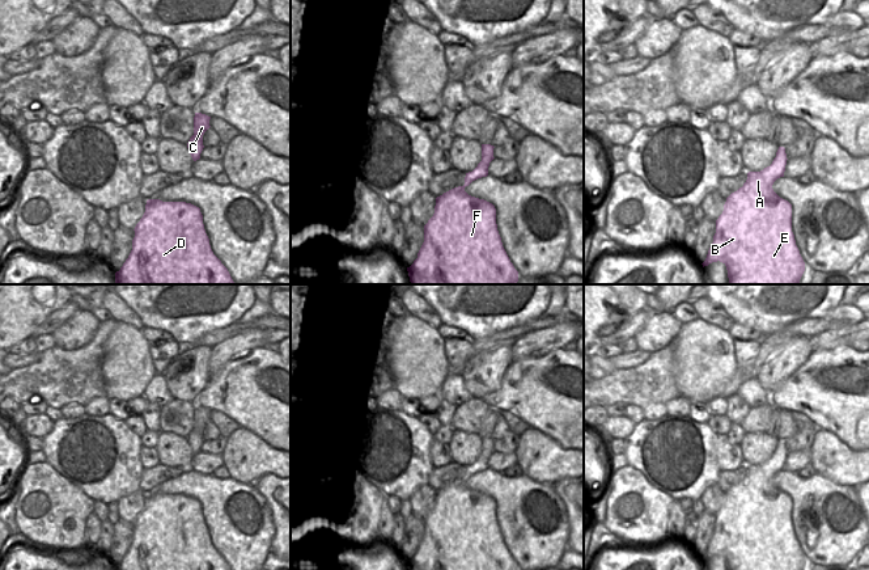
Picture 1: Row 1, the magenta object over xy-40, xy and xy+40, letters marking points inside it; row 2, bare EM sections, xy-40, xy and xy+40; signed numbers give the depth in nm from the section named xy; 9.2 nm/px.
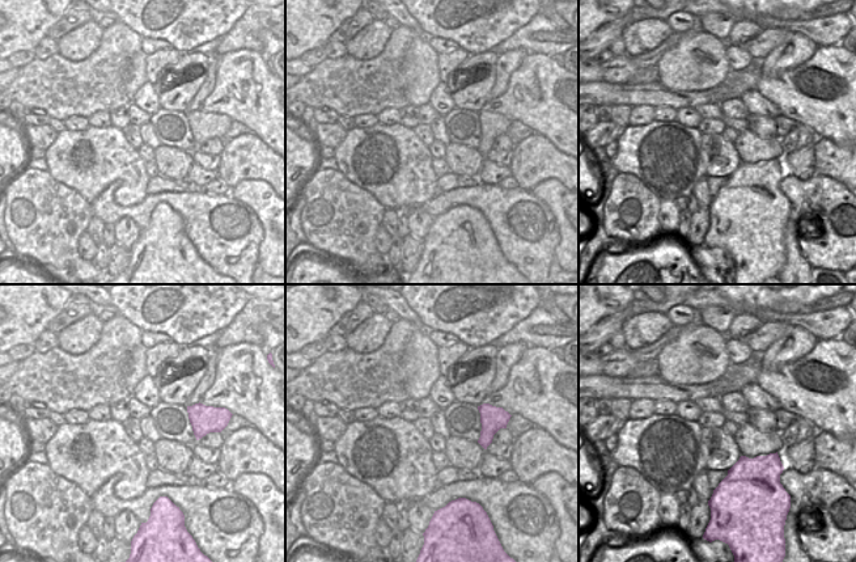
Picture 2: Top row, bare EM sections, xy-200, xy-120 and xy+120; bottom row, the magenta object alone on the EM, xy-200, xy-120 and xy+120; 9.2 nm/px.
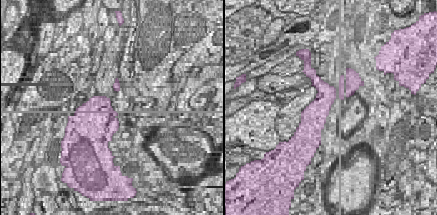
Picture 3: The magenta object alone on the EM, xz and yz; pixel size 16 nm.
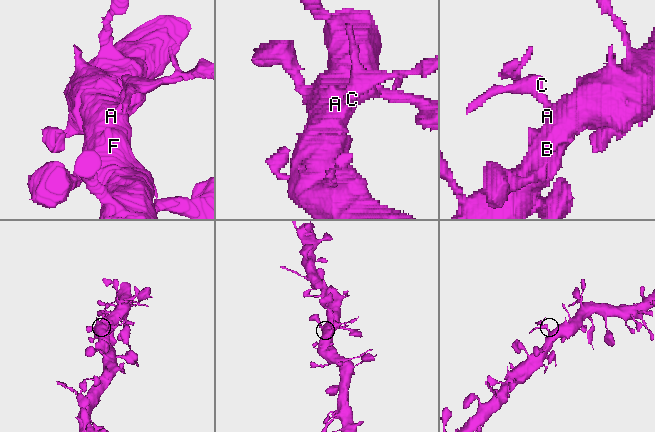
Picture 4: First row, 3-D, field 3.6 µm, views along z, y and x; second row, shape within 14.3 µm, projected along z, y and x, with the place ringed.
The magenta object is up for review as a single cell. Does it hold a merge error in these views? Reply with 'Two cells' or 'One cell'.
Two cells.

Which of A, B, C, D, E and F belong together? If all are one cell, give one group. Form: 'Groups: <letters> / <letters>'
Groups: A B D E F / C.

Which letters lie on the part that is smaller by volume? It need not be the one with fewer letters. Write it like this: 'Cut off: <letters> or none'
Cut off: C

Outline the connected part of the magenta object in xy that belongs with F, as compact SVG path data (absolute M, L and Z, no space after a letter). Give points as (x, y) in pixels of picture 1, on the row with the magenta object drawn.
M482 157L478 166L466 173L463 186L454 187L436 198L434 214L424 225L424 242L417 258L407 267L411 284L517 284L518 271L503 246L495 206L465 191L472 181L488 176L488 166L487 159Z

